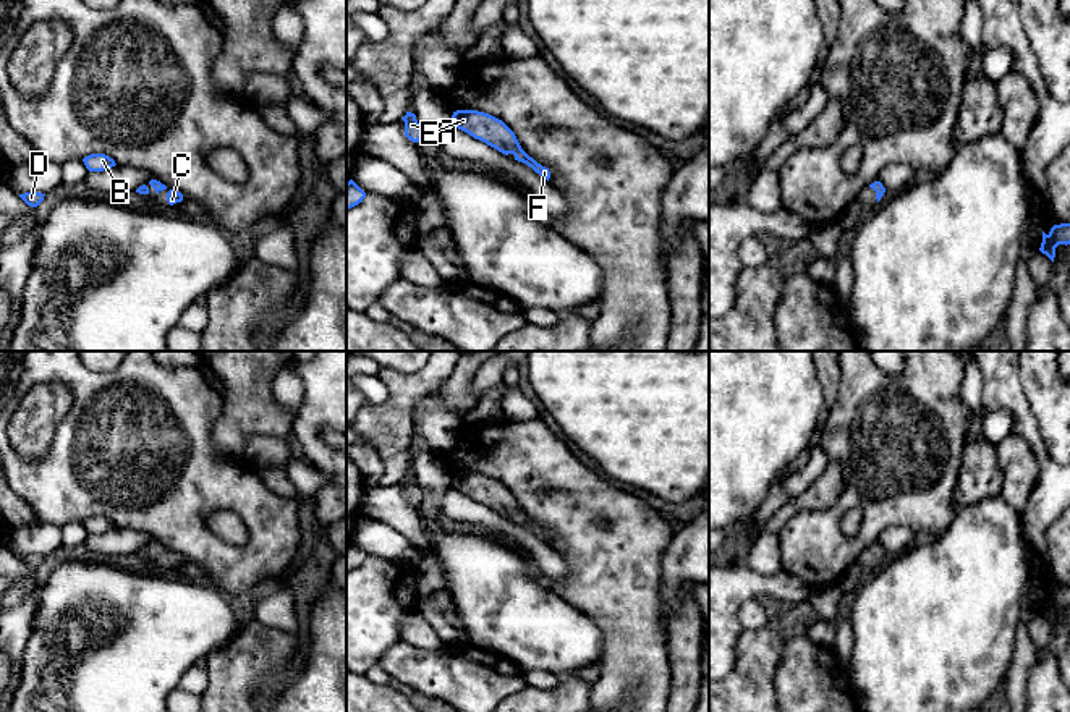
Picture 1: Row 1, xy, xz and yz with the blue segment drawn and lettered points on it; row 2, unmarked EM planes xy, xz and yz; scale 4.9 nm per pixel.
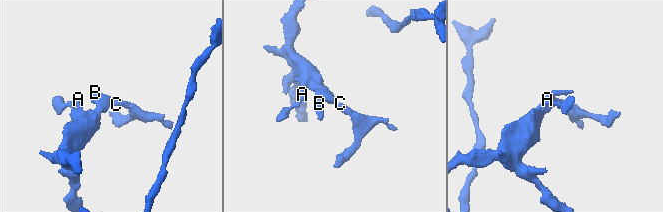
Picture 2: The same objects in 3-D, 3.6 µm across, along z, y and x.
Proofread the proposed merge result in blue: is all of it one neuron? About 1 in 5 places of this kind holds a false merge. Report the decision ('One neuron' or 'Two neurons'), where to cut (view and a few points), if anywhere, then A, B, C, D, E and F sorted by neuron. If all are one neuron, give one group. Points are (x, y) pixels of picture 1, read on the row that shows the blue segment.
One neuron. No split. Groups: A B C D E F

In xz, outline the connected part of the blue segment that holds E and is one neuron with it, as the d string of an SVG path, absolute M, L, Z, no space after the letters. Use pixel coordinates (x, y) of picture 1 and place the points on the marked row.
M456 110L452 115L452 126L468 133L474 139L486 142L505 155L513 154L515 160L526 163L549 181L549 168L537 163L521 149L515 133L502 120L478 110Z

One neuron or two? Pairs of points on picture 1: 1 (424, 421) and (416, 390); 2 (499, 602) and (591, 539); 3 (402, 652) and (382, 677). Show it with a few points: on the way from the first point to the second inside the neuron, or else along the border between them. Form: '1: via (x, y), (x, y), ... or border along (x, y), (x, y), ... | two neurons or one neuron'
1: border along (434, 390), (415, 406), (413, 428) | two neurons
2: border along (539, 580), (570, 602) | two neurons
3: border along (377, 664), (392, 678) | two neurons

